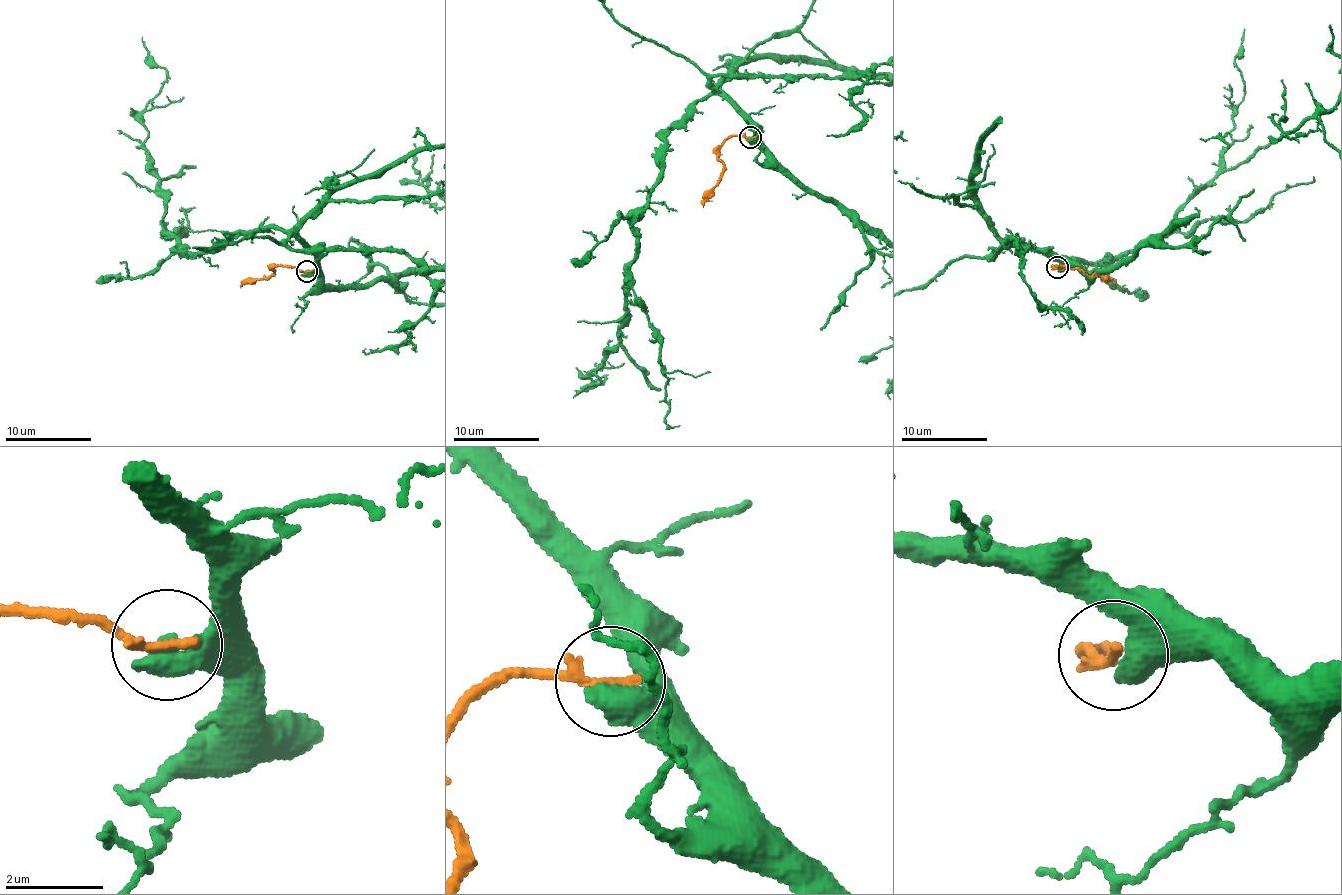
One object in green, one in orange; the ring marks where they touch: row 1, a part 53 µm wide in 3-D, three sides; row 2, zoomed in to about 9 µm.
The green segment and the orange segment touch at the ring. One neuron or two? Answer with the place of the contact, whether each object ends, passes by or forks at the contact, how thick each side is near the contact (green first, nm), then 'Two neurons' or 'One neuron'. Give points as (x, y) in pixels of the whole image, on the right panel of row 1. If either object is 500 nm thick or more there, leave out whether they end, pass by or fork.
Place: (1057, 267). Thickness 600 nm (green) against 260 nm. Two neurons

